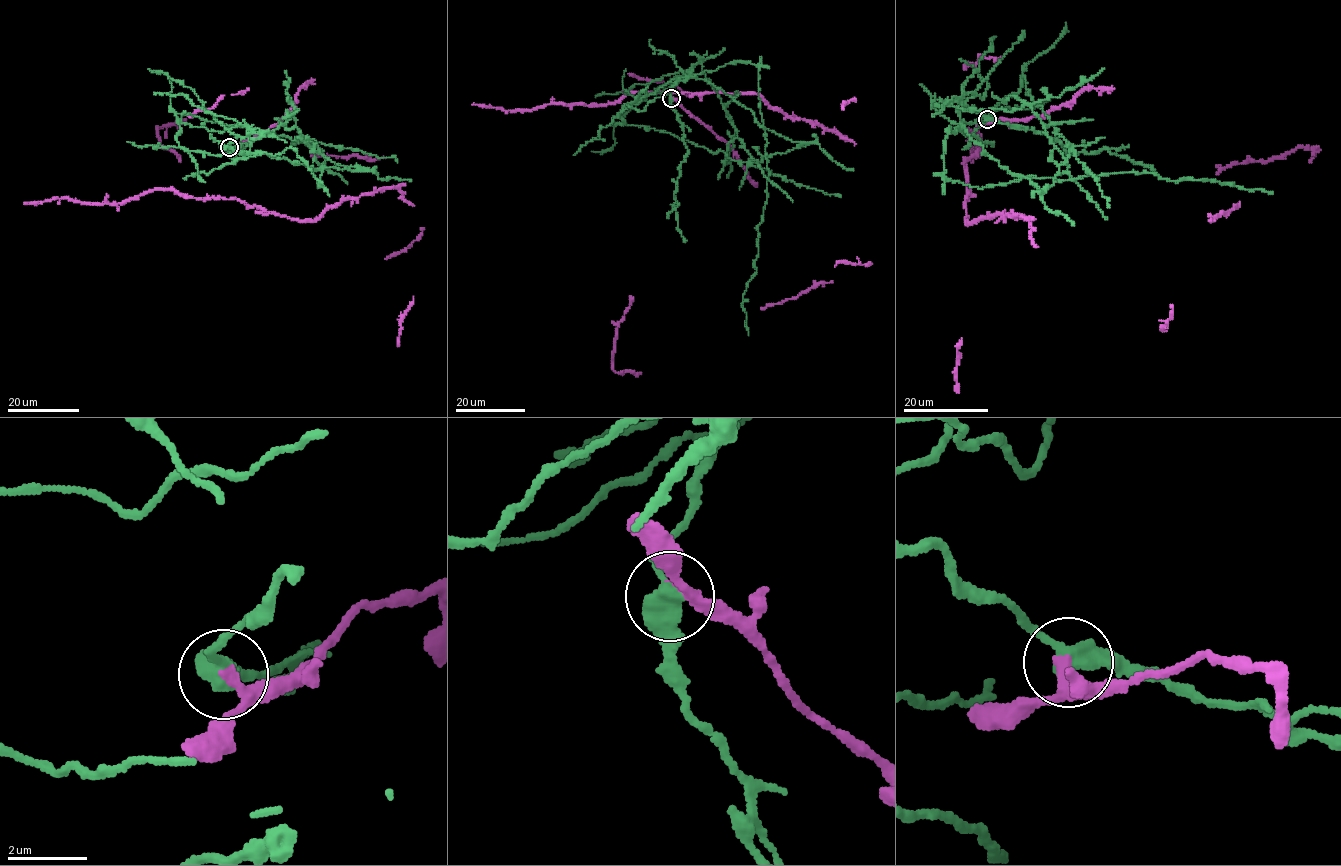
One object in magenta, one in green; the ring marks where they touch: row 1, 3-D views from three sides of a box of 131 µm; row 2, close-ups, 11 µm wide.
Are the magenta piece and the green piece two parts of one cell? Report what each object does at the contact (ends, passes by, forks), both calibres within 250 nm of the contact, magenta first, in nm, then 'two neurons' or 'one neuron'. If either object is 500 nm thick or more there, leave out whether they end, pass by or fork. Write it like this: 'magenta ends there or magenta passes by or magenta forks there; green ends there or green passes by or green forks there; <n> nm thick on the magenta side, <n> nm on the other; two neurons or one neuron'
magenta passes by; green passes by; 240 nm thick on the magenta side, 480 nm on the other; two neurons

